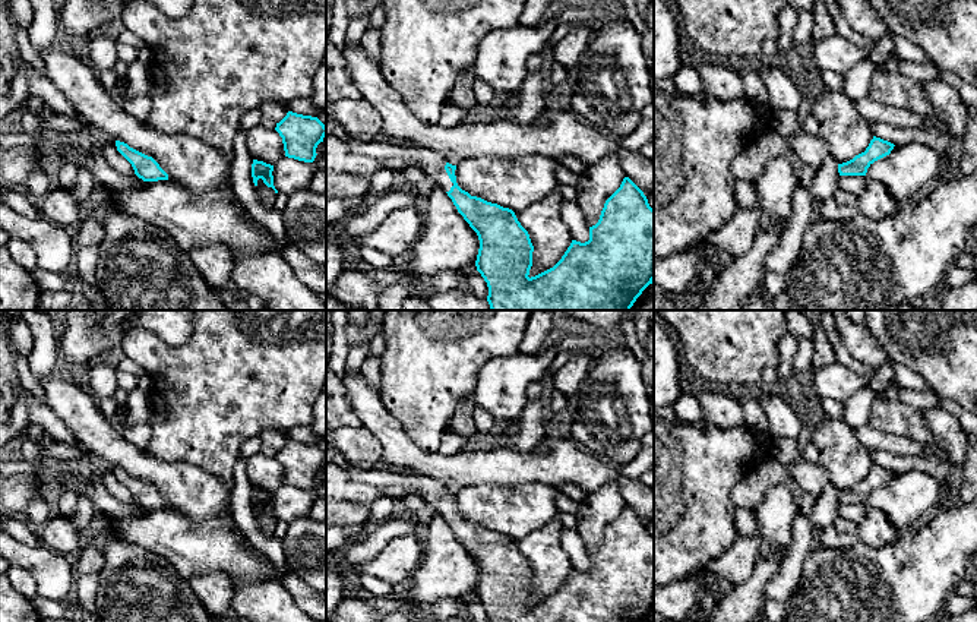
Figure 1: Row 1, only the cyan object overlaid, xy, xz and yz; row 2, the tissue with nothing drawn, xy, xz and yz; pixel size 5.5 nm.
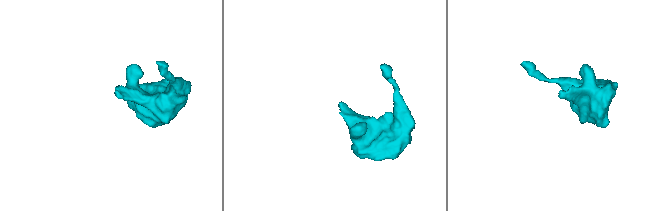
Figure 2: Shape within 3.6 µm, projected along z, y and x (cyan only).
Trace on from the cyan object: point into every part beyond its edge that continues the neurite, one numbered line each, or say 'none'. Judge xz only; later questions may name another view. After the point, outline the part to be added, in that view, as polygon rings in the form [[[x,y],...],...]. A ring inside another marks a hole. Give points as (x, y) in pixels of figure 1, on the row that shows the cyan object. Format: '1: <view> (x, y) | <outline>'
1: xz (351, 157) | [[[326,132],[326,173],[370,177],[382,168],[402,173],[405,168],[417,165],[445,192],[449,192],[453,183],[445,170],[446,162],[446,152],[379,140],[361,142],[352,138],[341,140]]]

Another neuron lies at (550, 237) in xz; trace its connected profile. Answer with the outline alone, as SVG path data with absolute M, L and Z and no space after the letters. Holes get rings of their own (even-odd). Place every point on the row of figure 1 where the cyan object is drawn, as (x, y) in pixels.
M554 190L524 211L515 212L534 246L529 278L553 268L573 240L560 218L562 201L560 192Z

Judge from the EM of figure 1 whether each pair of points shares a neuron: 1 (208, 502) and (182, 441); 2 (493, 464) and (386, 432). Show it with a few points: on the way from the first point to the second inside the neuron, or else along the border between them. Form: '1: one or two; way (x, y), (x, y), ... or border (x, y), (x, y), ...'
1: two; border (158, 458), (195, 464), (223, 482)
2: one; way (467, 466), (424, 464), (413, 457)

